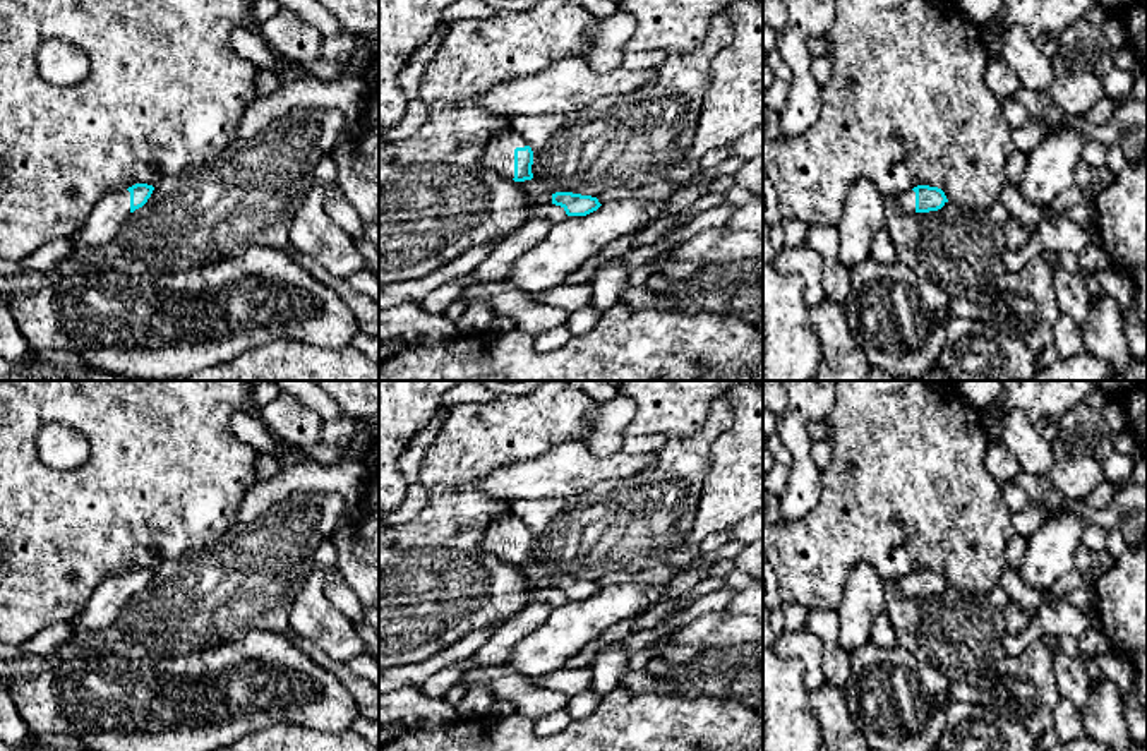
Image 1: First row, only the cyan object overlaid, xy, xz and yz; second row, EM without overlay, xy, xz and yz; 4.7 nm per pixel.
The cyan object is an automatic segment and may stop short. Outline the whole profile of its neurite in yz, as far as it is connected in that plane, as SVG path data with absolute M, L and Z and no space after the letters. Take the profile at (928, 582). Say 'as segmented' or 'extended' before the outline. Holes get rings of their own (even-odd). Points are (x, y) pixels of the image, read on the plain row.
extended | M917 569L898 580L900 593L907 598L938 595L948 586L938 571Z

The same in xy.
extended | M135 568L98 585L84 609L67 626L72 631L101 631L111 626L123 605L151 581L154 571Z

